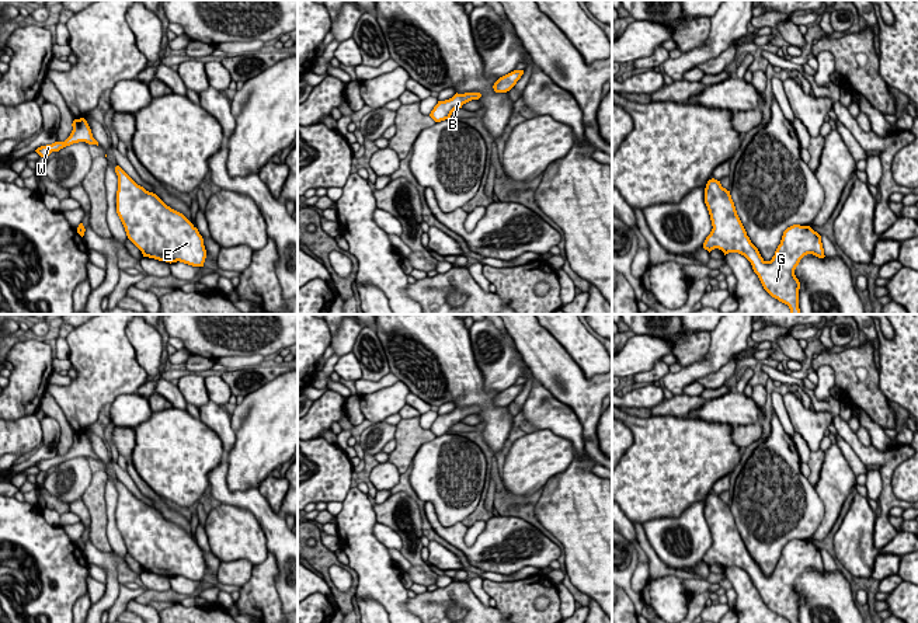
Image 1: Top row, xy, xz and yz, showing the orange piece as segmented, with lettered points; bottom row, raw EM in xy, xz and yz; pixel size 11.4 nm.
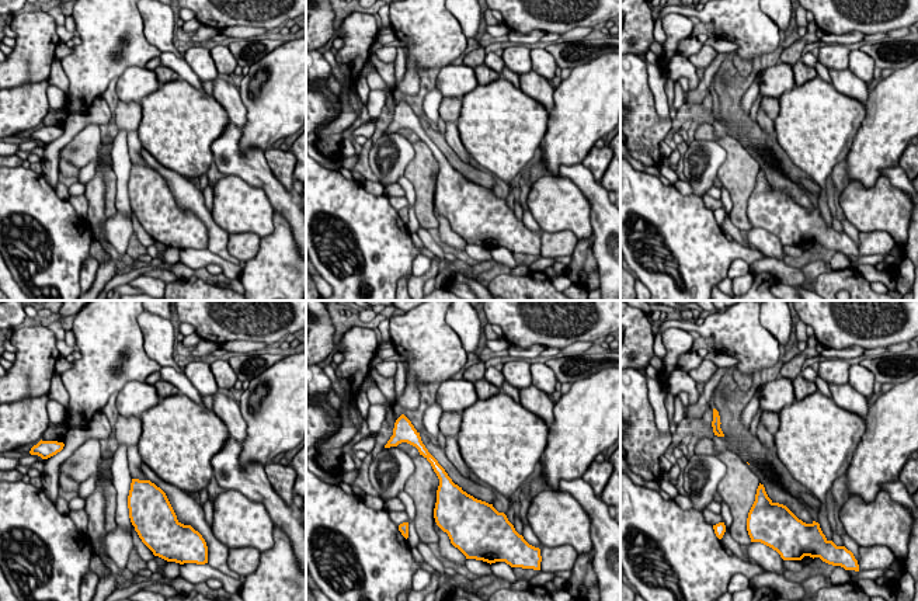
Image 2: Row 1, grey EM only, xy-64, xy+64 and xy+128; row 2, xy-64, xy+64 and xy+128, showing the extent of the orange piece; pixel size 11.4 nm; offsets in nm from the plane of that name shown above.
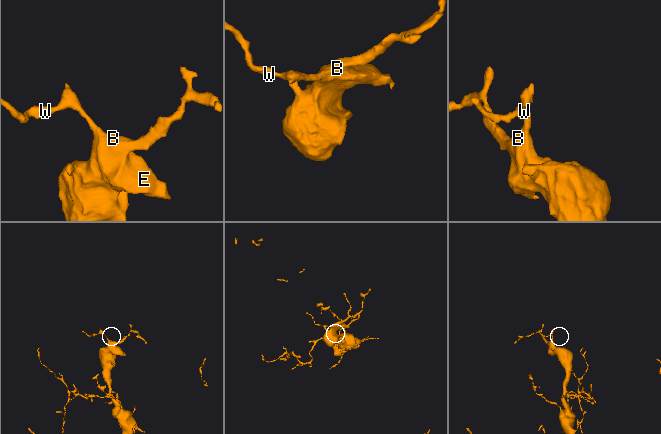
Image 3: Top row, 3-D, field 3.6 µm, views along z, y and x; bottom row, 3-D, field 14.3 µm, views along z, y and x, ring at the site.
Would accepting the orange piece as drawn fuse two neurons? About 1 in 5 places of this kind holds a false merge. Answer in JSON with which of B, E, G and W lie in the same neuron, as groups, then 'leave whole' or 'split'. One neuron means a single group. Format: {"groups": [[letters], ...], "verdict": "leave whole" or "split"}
{"groups": [["B", "E", "G", "W"]], "verdict": "leave whole"}

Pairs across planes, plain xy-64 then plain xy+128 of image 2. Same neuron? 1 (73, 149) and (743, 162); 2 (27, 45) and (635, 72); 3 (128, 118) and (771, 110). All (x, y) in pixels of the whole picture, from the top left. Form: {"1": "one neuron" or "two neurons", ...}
{"1": "two neurons", "2": "two neurons", "3": "one neuron"}

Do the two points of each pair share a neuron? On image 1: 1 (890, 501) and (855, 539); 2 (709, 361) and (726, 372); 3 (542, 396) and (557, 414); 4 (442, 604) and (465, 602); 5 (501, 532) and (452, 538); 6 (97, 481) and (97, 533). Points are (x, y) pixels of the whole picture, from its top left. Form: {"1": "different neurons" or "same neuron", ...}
{"1": "different neurons", "2": "different neurons", "3": "same neuron", "4": "same neuron", "5": "same neuron", "6": "same neuron"}

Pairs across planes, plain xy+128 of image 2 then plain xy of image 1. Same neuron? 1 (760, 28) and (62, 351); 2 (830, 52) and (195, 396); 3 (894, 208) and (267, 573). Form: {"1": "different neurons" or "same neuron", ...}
{"1": "different neurons", "2": "same neuron", "3": "different neurons"}

